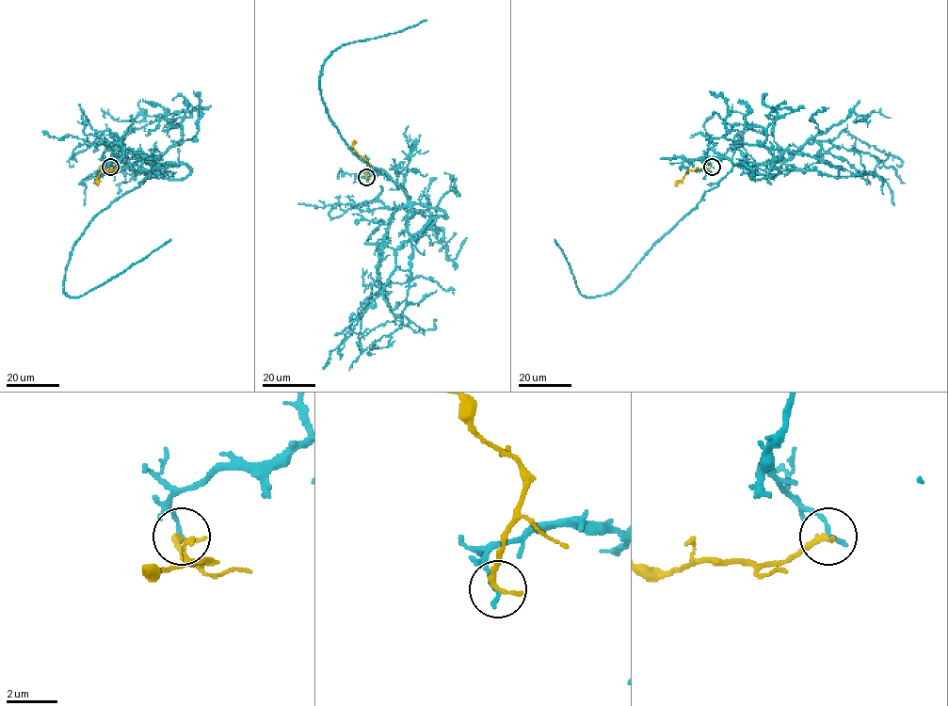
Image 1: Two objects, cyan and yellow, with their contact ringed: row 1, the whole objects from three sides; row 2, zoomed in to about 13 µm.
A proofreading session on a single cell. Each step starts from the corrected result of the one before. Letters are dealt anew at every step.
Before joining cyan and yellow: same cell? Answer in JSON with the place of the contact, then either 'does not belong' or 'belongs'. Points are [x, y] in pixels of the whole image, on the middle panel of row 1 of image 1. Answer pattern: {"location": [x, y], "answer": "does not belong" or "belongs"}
{"location": [366, 177], "answer": "does not belong"}

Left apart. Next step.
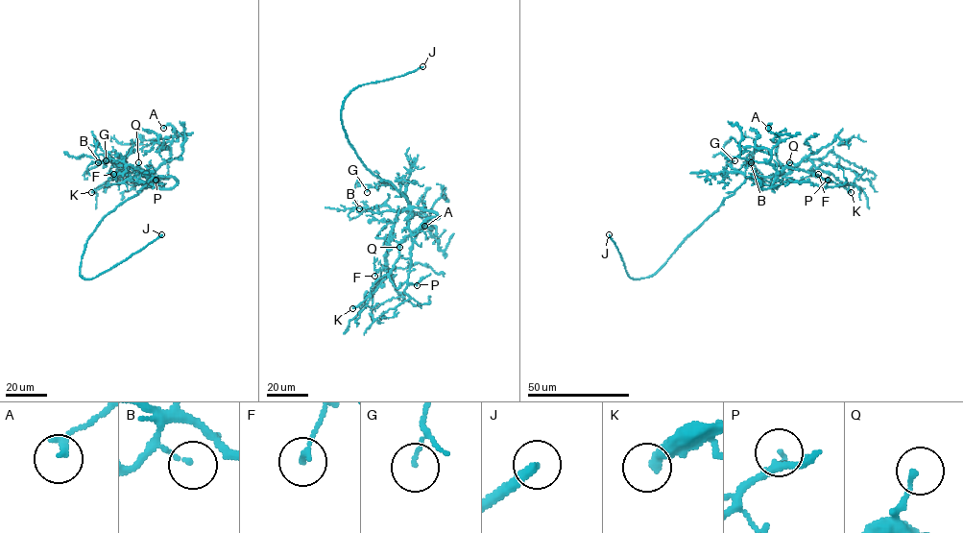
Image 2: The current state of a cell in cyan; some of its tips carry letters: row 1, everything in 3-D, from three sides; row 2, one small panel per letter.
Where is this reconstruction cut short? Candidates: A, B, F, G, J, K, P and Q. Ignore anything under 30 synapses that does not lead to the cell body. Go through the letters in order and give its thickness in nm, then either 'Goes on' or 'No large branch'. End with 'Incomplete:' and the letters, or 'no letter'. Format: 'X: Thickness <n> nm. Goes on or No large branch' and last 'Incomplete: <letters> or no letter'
A: Thickness 200 nm. No large branch
B: Thickness 130 nm. No large branch
F: Thickness 150 nm. No large branch
G: Thickness 80 nm. No large branch
J: Thickness 320 nm. Goes on
K: Thickness 400 nm. No large branch
P: Thickness 110 nm. No large branch
Q: Thickness 150 nm. No large branch
Incomplete: J

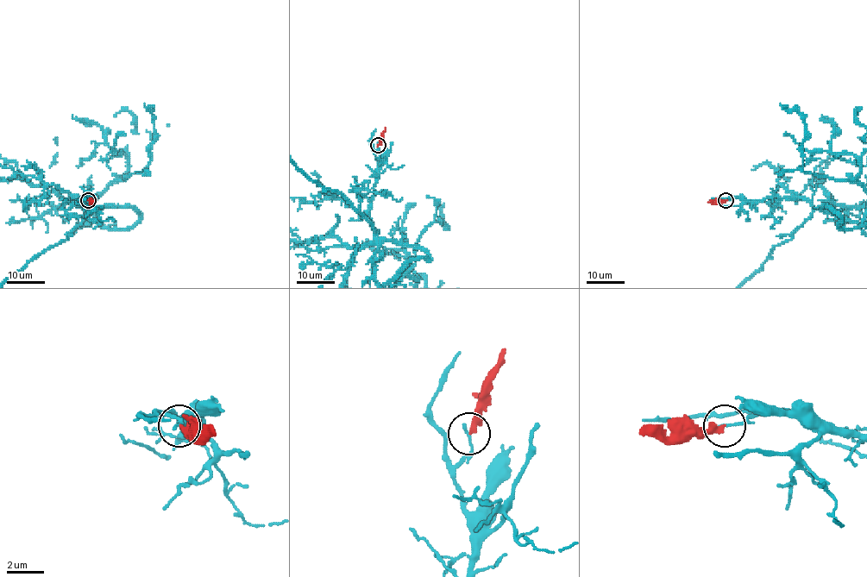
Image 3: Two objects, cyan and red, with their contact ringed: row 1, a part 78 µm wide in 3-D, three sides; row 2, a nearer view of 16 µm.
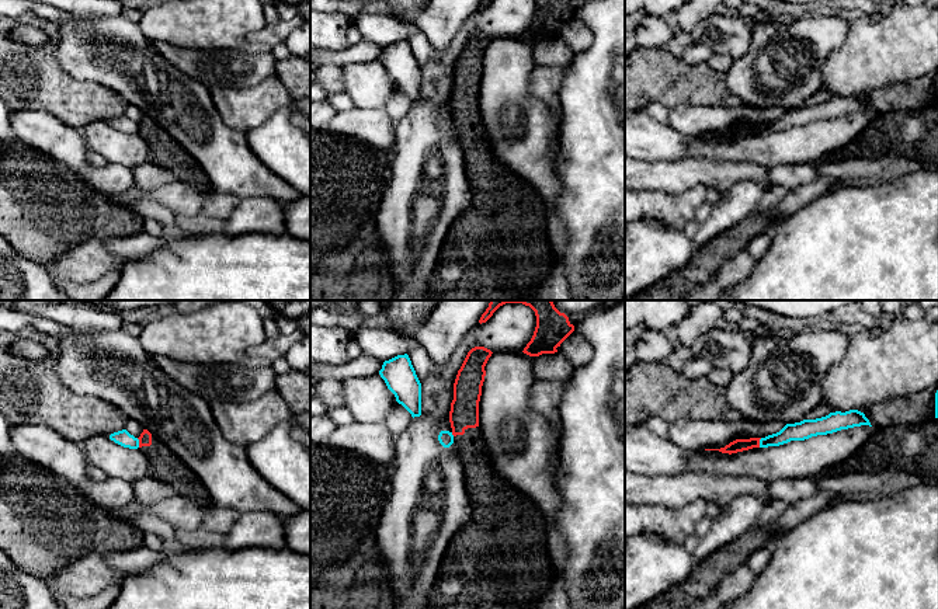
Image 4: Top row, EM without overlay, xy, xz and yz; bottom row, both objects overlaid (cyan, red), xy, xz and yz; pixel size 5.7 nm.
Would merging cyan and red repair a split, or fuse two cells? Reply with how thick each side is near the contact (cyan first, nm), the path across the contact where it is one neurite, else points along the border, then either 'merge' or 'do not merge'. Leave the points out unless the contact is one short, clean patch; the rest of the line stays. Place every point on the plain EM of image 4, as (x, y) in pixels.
90 nm thick on the cyan side, 80 nm on the other; border along xy (136, 124), (139, 132); do not merge

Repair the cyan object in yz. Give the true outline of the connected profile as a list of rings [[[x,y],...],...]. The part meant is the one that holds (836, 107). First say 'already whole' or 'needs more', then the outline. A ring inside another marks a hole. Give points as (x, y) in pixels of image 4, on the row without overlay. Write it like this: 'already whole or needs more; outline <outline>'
already whole; outline [[[858,95],[835,97],[821,104],[786,109],[779,118],[761,123],[760,133],[779,132],[791,126],[805,126],[861,111],[872,112],[864,98]]]

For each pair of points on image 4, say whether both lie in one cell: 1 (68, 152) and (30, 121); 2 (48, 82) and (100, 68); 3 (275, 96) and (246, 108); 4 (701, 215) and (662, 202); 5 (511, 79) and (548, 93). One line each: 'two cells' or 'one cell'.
1: one cell
2: two cells
3: one cell
4: two cells
5: two cells

